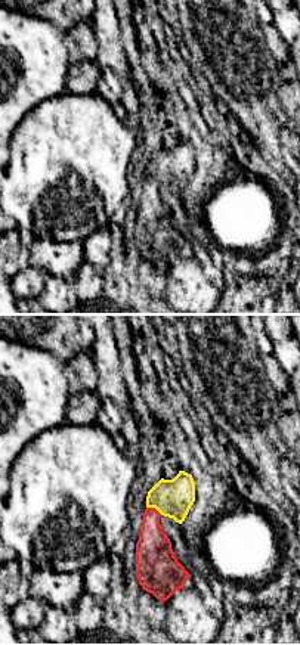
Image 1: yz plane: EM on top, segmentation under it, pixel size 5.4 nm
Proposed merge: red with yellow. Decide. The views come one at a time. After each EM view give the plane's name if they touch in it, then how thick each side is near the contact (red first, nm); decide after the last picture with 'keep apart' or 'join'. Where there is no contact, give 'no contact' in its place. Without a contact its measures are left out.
yz | 200/200 nm

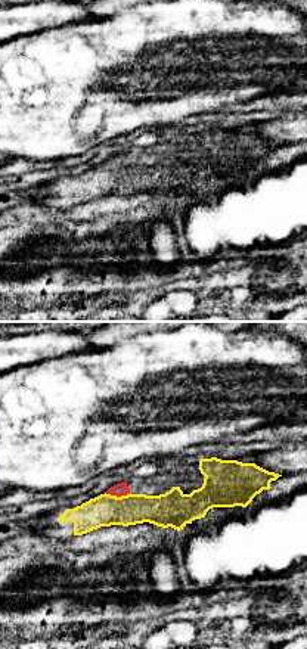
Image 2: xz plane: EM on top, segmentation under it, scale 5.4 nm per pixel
xz | 70/180 nm

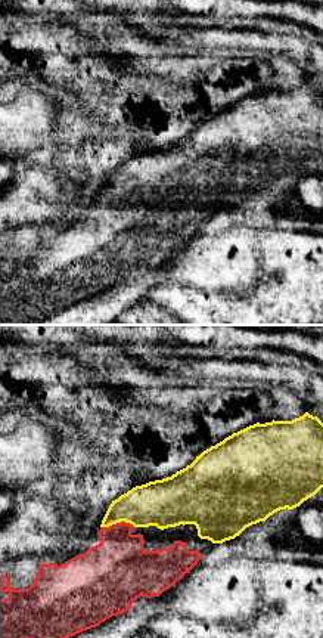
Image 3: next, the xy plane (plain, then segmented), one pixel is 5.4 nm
xy | 360/240 nm

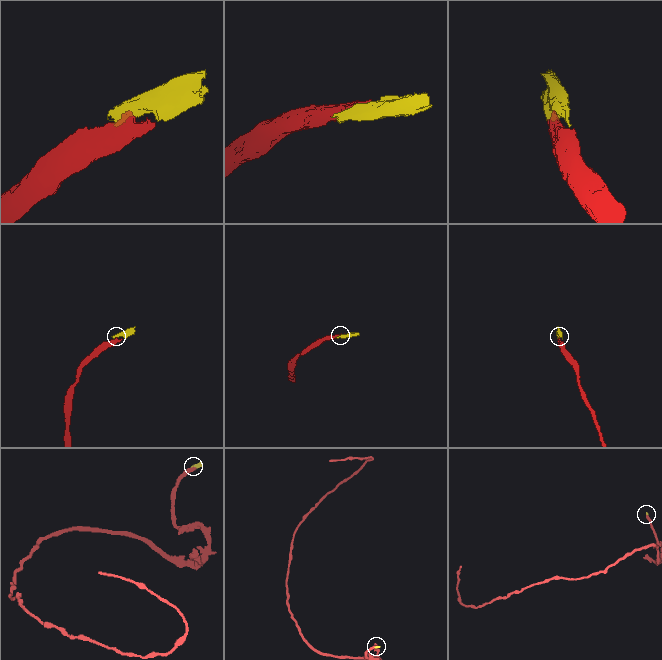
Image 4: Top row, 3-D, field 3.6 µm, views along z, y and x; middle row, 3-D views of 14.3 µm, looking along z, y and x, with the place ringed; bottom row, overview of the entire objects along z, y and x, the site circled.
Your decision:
join

